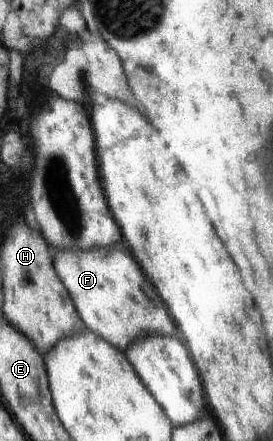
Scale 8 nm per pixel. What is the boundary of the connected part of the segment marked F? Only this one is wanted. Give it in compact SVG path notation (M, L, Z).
M97 247L89 252L81 251L81 254L57 252L55 270L70 294L85 328L120 351L125 352L145 332L167 336L175 334L175 324L169 318L163 300L157 296L151 282L143 276L131 254L119 252L114 247L103 250Z

